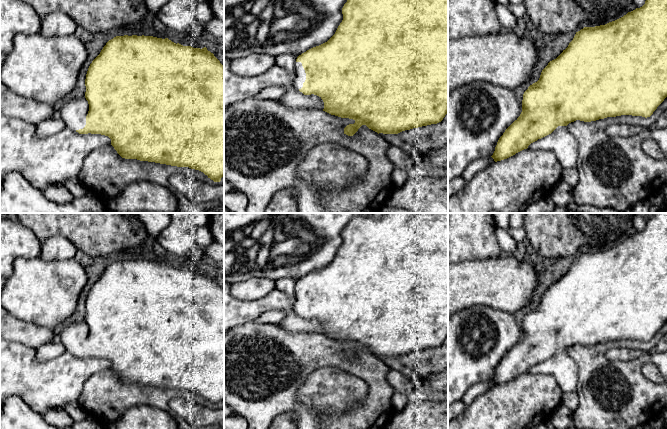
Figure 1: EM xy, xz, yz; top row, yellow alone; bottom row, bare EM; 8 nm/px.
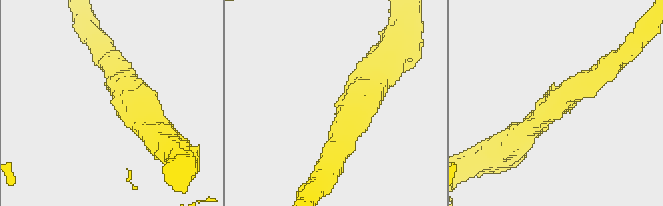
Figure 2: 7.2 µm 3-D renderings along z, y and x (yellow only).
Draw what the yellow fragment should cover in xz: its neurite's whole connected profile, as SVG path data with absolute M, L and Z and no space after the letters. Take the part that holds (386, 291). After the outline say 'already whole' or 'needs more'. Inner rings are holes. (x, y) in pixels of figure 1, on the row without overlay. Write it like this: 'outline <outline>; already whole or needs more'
outline M383 213L380 217L374 218L372 216L355 216L344 228L342 232L343 244L338 250L335 258L325 267L313 271L306 276L299 279L295 287L295 304L294 311L297 315L304 319L317 319L324 326L323 335L341 342L349 342L355 345L354 348L349 348L344 352L344 358L353 360L362 349L366 349L369 353L383 358L398 358L405 354L437 348L443 344L448 337L448 213Z; needs more

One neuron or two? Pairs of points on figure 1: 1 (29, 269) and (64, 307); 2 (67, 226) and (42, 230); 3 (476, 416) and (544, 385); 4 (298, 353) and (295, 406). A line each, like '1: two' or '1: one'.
1: one
2: one
3: one
4: one

